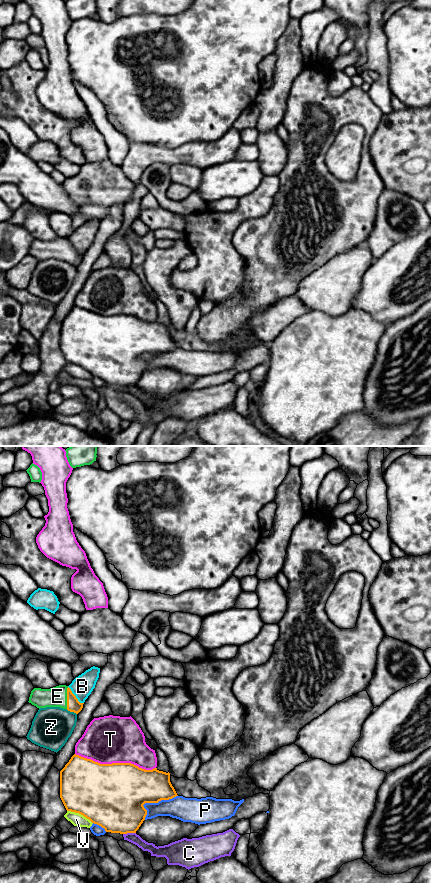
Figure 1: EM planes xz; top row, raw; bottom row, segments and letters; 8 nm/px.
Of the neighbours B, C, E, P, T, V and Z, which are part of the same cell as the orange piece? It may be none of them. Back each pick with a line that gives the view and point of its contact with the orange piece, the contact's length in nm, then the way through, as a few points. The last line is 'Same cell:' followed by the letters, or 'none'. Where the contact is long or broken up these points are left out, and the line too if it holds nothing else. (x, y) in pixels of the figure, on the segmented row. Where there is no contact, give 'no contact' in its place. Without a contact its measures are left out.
E: xz (67, 698) | 180 nm
Same cell: E

